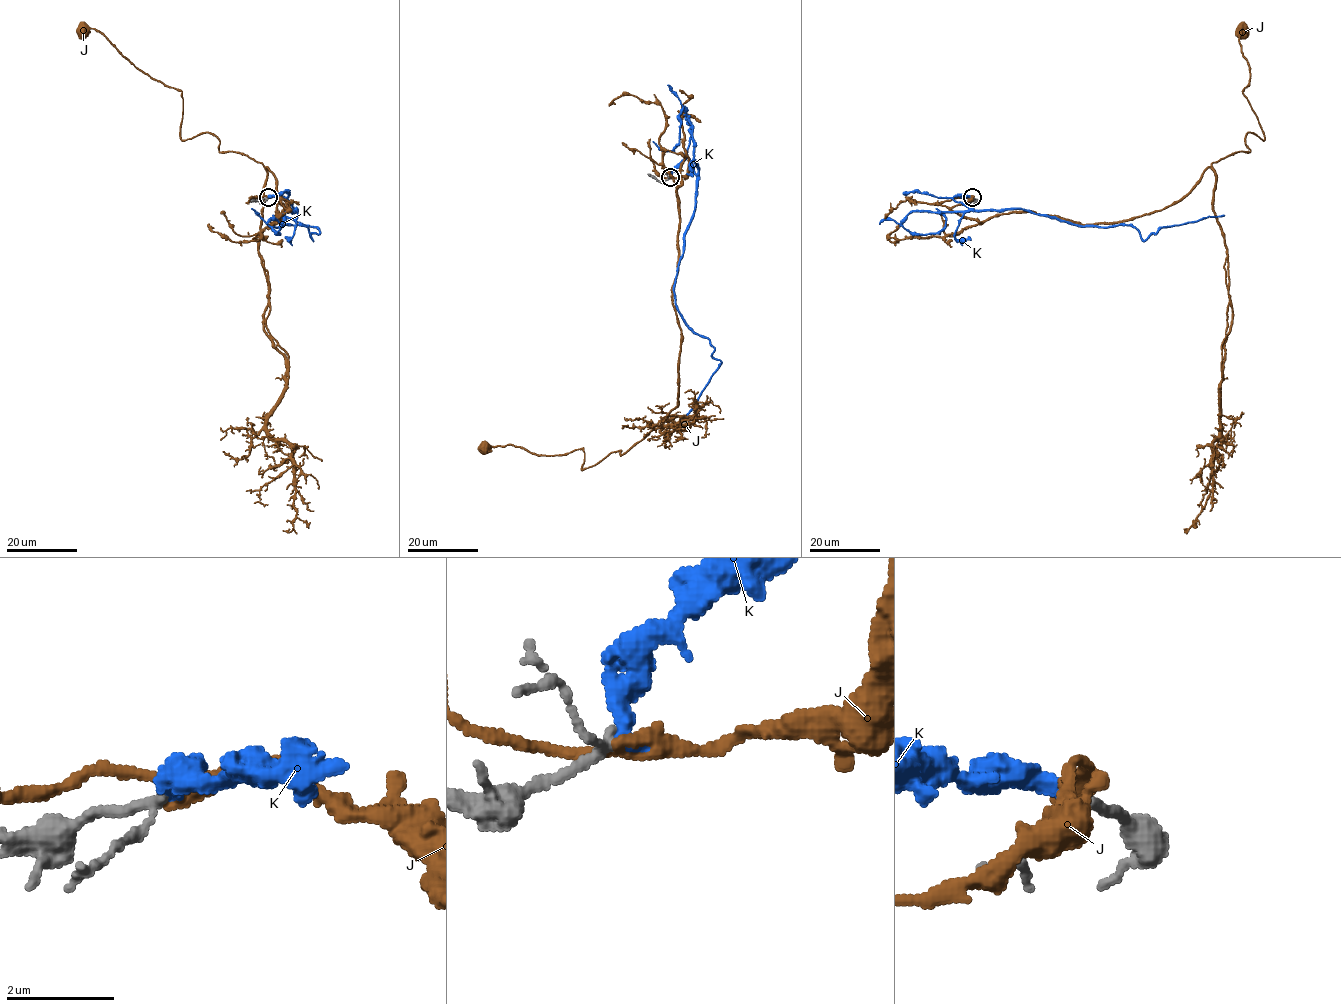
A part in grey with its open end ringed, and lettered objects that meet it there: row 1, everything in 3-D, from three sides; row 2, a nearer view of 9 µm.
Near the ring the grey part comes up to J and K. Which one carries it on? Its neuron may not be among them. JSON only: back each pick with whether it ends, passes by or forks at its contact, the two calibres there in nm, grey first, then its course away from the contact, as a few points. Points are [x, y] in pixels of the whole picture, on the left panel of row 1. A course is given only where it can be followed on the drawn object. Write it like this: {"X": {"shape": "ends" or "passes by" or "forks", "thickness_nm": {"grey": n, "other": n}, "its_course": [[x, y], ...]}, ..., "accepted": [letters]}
{"K": {"shape": "ends", "thickness_nm": {"grey": 160, "other": 360}, "its_course": [[268, 198], [283, 196], [295, 208], [273, 226], [305, 225], [313, 240], [310, 234], [319, 233], [273, 215]]}, "accepted": ["K"]}

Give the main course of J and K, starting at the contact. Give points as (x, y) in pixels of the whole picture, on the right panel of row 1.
J: (972, 198), (951, 209), (1081, 224), (1179, 201), (1212, 163), (1249, 152), (1248, 133), (1264, 139), (1241, 31)
K: (972, 198), (953, 198), (976, 210), (1021, 208), (1082, 226), (1132, 225), (1144, 240), (1161, 228), (1224, 215)

